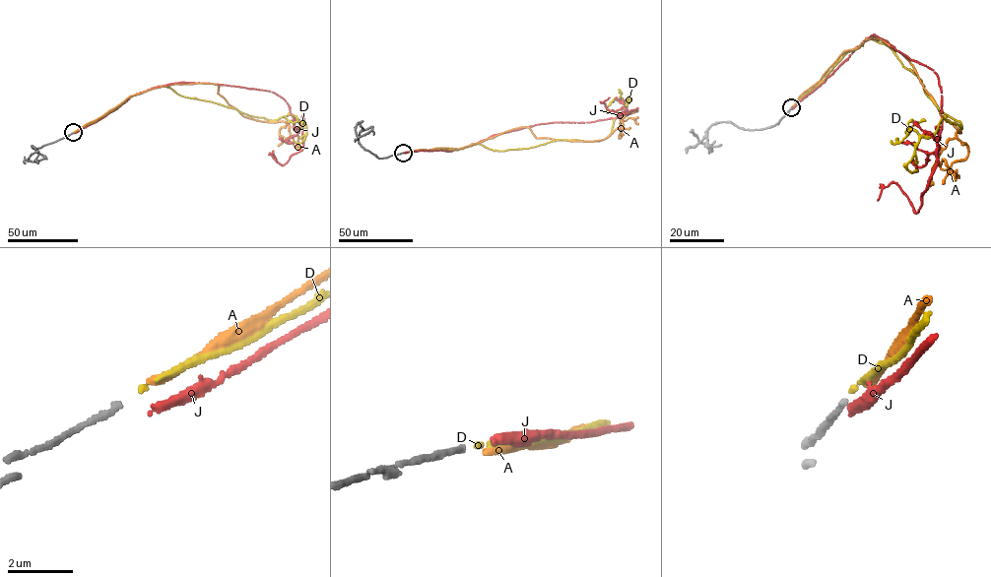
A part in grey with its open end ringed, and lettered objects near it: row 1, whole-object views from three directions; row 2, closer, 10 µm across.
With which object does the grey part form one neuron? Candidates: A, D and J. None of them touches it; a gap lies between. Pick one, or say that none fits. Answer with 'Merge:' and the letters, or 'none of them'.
Merge: D

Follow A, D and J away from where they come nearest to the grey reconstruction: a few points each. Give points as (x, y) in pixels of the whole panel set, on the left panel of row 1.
A: (74, 132), (134, 95), (211, 83), (243, 116), (286, 123), (280, 136), (285, 141), (297, 135), (299, 148)
D: (74, 132), (130, 96), (162, 86), (270, 120), (292, 114), (304, 123), (290, 122), (286, 116)
J: (74, 132), (159, 86), (246, 88), (282, 97), (300, 125), (301, 150), (282, 164), (273, 151), (277, 160)

